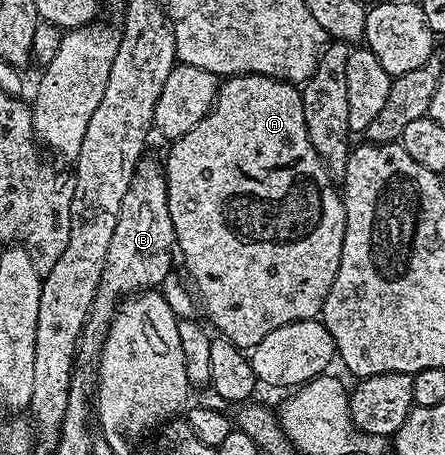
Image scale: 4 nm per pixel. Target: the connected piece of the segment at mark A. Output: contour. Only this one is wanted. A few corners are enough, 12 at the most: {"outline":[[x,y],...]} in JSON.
{"outline":[[243,73],[163,162],[175,248],[251,351],[321,316],[344,198],[302,92]]}

